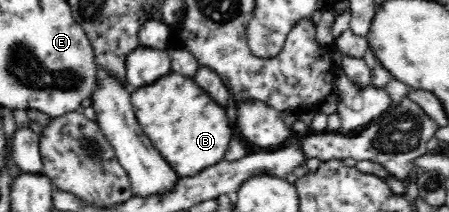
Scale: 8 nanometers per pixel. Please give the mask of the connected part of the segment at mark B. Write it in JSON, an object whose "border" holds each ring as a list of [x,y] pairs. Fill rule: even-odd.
{"border":[[[171,71],[152,84],[136,88],[130,95],[133,110],[137,121],[141,124],[141,129],[179,177],[195,176],[207,167],[213,167],[213,165],[224,161],[223,157],[225,157],[229,143],[231,143],[234,126],[227,118],[226,109],[220,107],[217,101],[210,97],[202,87],[199,87],[194,79]]]}

